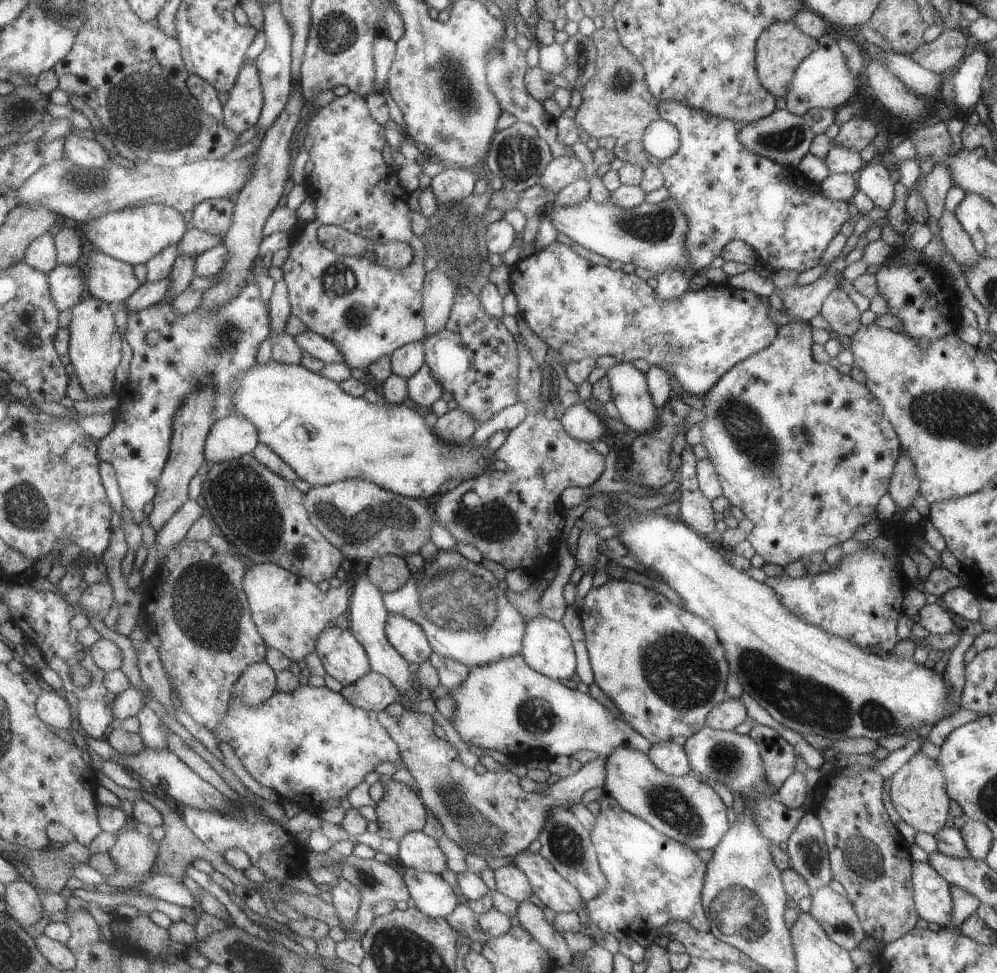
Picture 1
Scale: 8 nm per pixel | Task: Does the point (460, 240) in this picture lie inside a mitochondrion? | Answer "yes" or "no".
yes

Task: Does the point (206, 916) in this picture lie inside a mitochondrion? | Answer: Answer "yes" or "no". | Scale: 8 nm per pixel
no

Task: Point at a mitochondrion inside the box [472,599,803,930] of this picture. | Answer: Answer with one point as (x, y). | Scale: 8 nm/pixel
(680, 671)

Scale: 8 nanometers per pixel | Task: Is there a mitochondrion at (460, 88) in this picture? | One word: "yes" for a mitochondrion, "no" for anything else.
yes

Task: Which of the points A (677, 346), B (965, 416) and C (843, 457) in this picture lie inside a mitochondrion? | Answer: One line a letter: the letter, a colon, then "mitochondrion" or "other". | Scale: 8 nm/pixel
A: mitochondrion
B: mitochondrion
C: other

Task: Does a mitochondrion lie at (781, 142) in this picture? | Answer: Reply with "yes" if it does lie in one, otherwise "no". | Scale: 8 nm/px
yes

